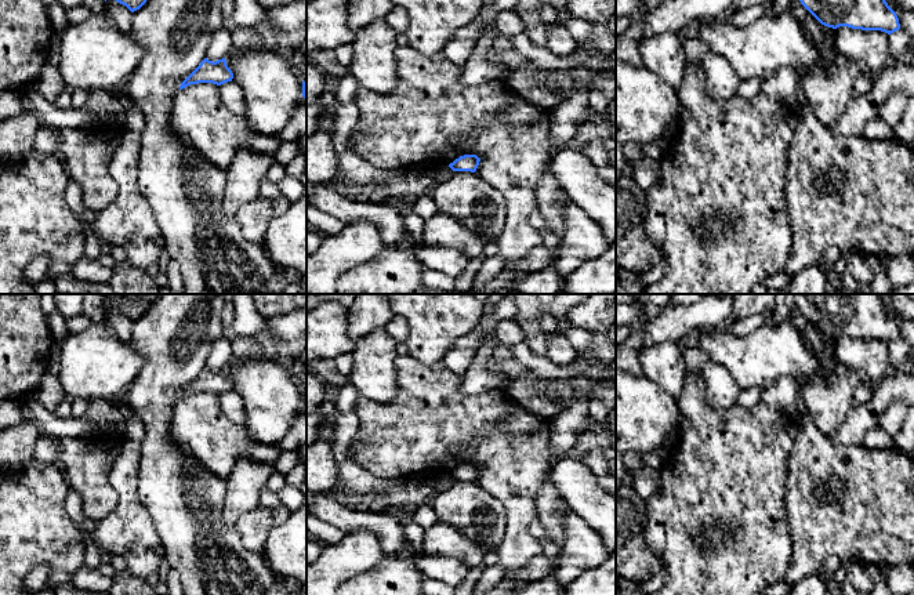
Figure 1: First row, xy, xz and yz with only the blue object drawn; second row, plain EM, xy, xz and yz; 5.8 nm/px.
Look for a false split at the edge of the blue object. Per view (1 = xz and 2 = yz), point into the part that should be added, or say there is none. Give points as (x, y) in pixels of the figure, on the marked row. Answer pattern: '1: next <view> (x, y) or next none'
1: next none
2: next none

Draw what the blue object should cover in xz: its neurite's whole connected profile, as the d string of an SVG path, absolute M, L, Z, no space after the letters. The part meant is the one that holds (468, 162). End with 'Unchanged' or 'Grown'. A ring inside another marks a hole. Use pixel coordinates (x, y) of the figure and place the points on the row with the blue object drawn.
M464 155L456 159L449 167L453 171L471 171L475 173L480 159L476 155Z. Unchanged

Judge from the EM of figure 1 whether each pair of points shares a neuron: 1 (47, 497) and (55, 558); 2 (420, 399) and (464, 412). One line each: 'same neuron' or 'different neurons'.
1: same neuron
2: same neuron

